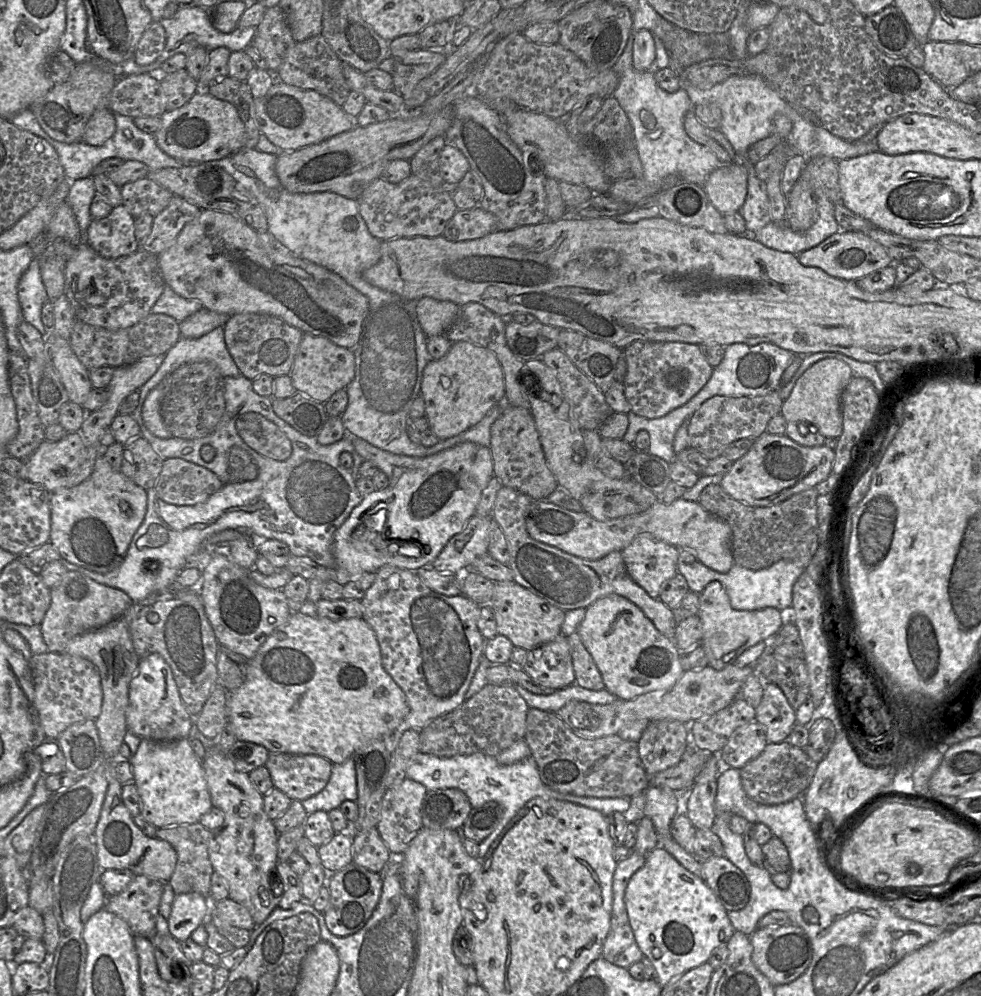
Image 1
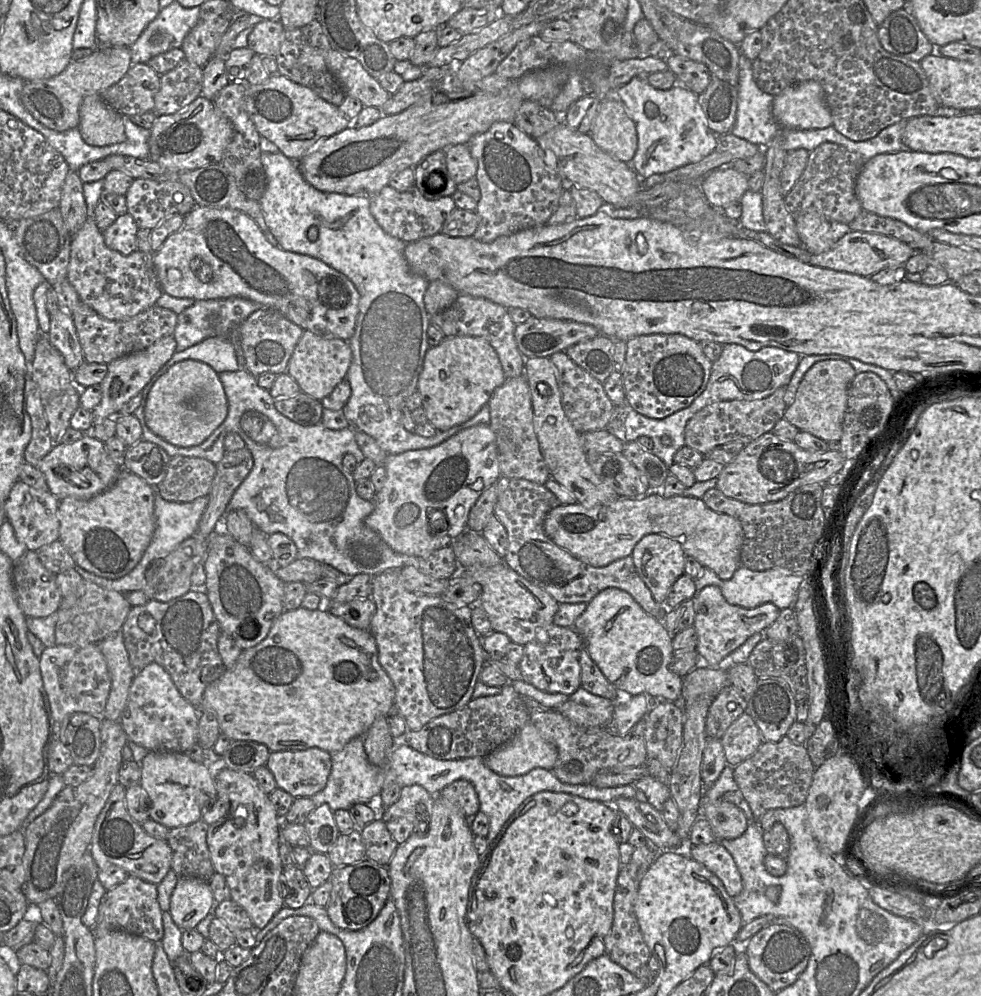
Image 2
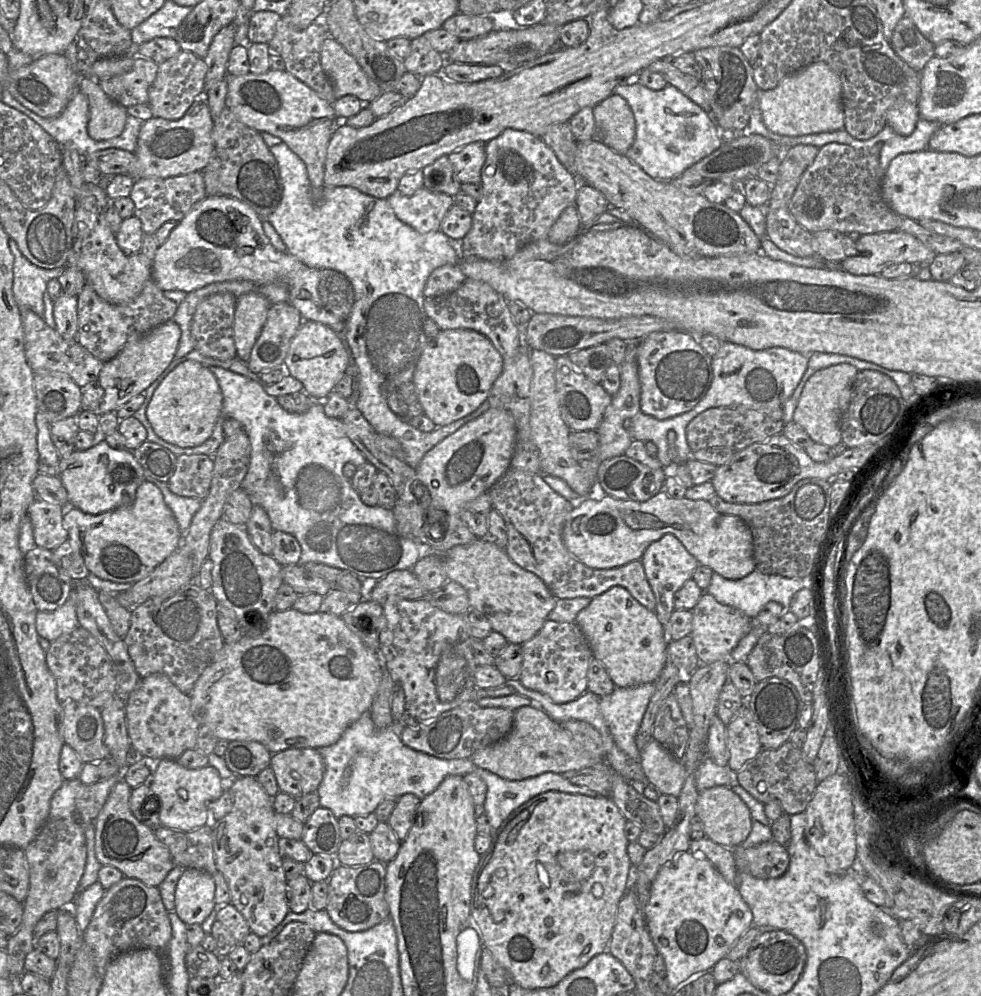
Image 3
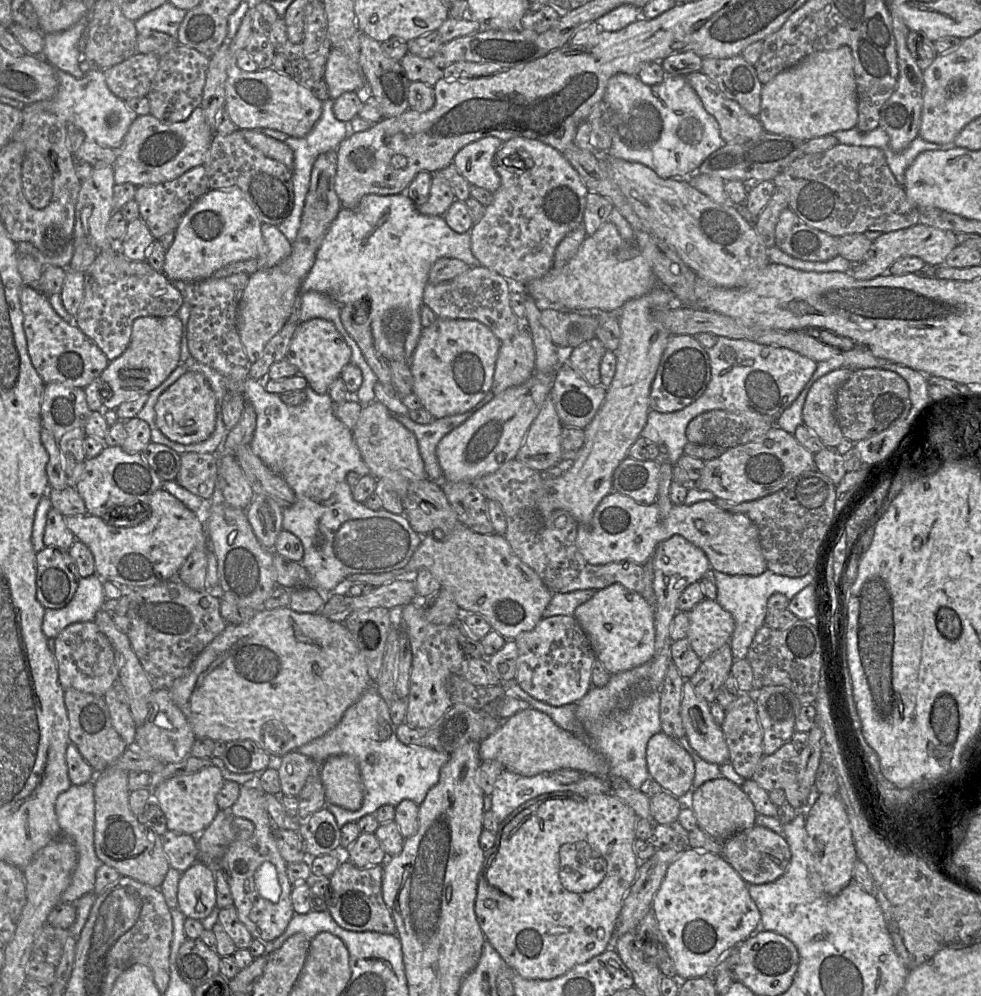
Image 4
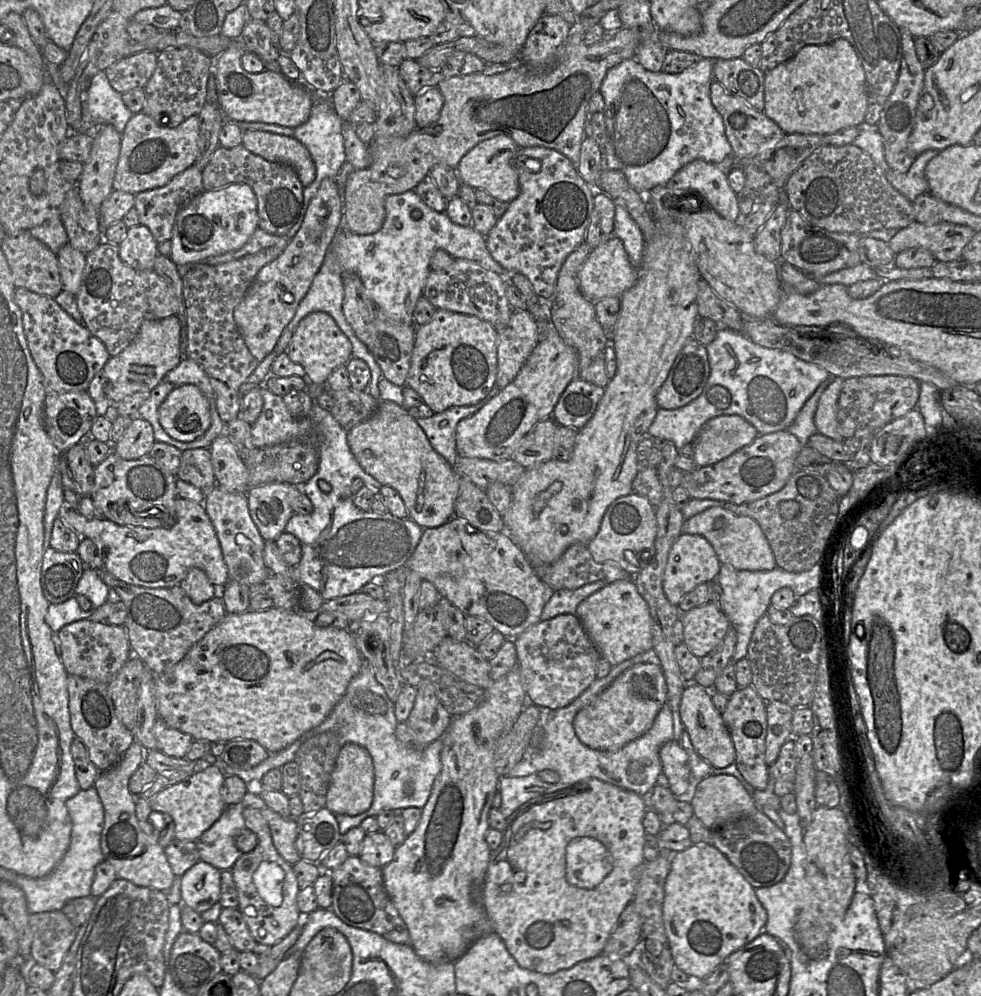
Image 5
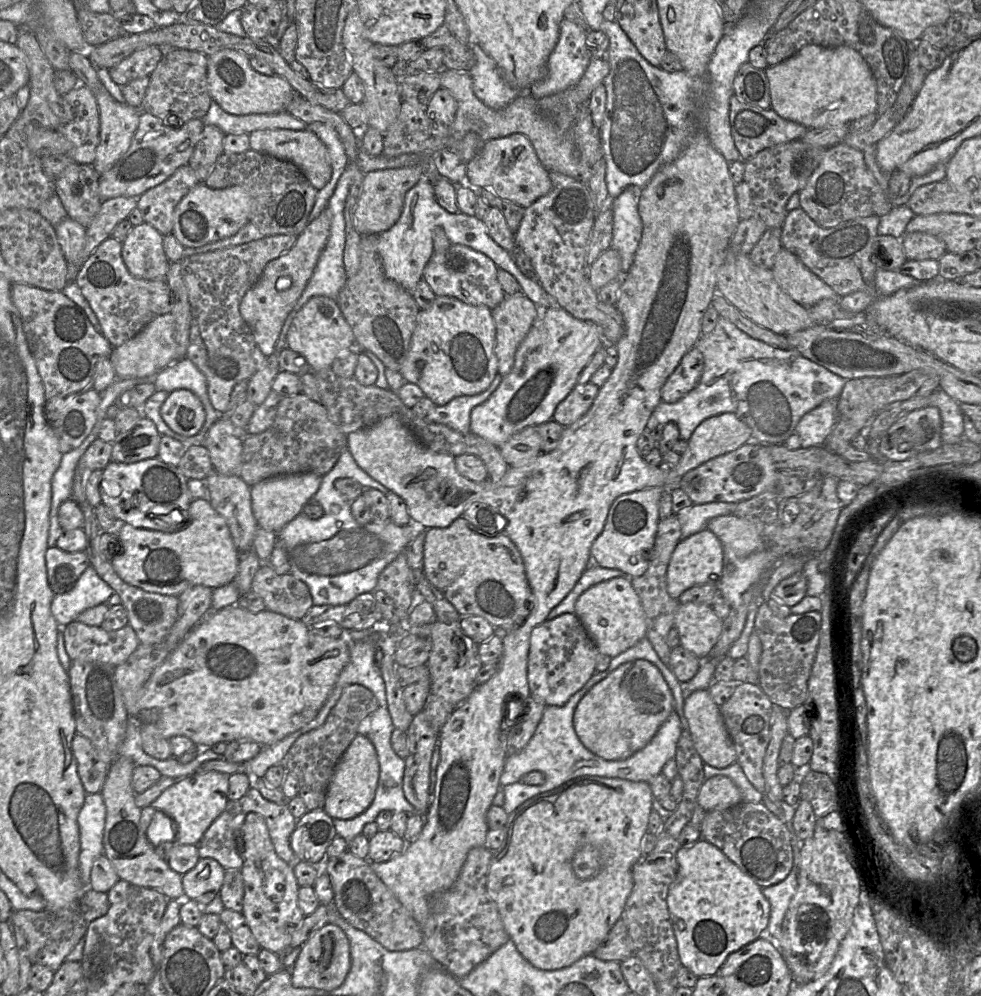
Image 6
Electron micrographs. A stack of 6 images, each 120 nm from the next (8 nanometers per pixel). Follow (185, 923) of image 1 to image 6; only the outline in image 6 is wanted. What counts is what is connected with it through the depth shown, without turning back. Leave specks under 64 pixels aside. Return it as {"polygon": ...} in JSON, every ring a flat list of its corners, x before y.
{"polygon":[[200,858,194,868,182,875,185,899,193,900,200,906,209,904,220,893,225,871,216,860,212,858]]}

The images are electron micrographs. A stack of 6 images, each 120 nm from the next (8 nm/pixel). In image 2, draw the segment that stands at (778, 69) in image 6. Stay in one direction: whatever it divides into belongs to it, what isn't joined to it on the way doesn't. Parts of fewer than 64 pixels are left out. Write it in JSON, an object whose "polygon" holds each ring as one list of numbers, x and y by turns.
{"polygon":[[815,80,792,85,775,95,772,115,787,129,824,129,833,124,824,89]]}

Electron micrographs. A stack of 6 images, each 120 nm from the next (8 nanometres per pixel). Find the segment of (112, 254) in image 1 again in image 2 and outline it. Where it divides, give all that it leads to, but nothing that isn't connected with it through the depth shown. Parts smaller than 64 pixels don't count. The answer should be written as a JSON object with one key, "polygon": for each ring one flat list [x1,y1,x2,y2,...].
{"polygon":[[125,213,118,215,115,222,103,230,106,245,123,255,129,255,138,250,137,232,140,228,134,218]]}

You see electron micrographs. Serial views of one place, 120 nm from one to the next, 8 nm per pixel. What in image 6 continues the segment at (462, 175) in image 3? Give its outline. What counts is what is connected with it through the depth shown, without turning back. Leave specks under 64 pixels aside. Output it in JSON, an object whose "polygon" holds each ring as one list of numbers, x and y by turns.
{"polygon":[[520,133,486,142,481,151,466,164,466,183,474,189,488,188,498,197,524,208,529,207,537,199,546,195,552,187,549,171,540,162,530,140]]}

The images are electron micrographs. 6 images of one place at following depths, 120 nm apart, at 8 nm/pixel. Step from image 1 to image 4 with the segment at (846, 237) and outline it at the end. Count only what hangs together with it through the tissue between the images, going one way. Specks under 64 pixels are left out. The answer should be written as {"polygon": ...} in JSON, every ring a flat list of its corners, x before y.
{"polygon":[[921,223,914,226,883,233,874,241,852,277,857,280,870,280,888,273,890,266,900,258,915,256,926,264,939,267,944,264,946,257,958,245,957,234,953,231,941,230]]}

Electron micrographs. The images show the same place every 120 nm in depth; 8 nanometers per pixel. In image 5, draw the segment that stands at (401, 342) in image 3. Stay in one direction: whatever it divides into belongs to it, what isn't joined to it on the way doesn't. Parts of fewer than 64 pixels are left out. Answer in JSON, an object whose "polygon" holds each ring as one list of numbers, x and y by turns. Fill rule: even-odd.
{"polygon":[[328,97,328,99,315,102,308,120,295,129,293,137,299,140,309,150,316,167,316,177,310,185,304,187,304,200,301,214,295,225,285,236,289,240,292,239,299,231,304,220,305,212,312,198,316,195,322,180,324,178,336,178,341,170,341,167,347,161,342,127,343,120,336,114,331,105,330,97],[414,191,389,195,385,198,386,218,382,228,370,235,358,235,346,230,333,238,334,251,343,272,357,274,369,298,378,312,387,319,414,325,414,308,423,295,430,261,438,249,446,251,454,259,476,262,486,270,511,281,507,272,493,259,487,249,486,238,473,226,453,223,445,212,437,212,427,206],[495,386,490,391,490,393,480,402,469,406,453,406,441,413,434,413,433,416,429,418,419,418,416,419,418,425,425,432,431,446,434,450,440,454,454,469,458,455,457,445,456,445,456,427,458,423,465,418,468,418,478,412,485,404,487,404,497,393,498,388]]}

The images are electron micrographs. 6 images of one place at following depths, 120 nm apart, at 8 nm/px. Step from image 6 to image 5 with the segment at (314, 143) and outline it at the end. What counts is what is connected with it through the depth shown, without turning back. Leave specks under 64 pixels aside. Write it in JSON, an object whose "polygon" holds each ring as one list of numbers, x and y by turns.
{"polygon":[[245,130,242,144,268,161,291,165,304,187,310,185,316,177,316,167,309,150,293,136]]}

